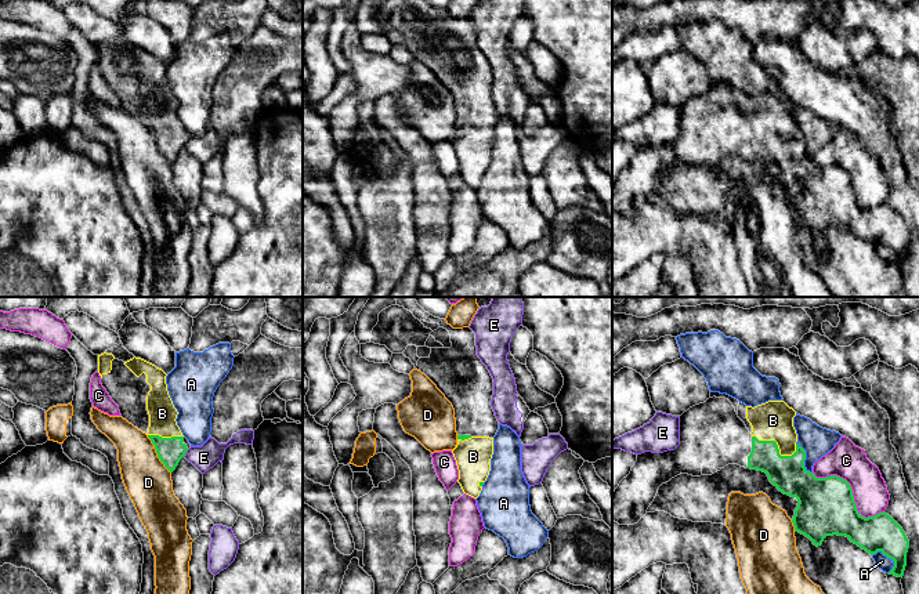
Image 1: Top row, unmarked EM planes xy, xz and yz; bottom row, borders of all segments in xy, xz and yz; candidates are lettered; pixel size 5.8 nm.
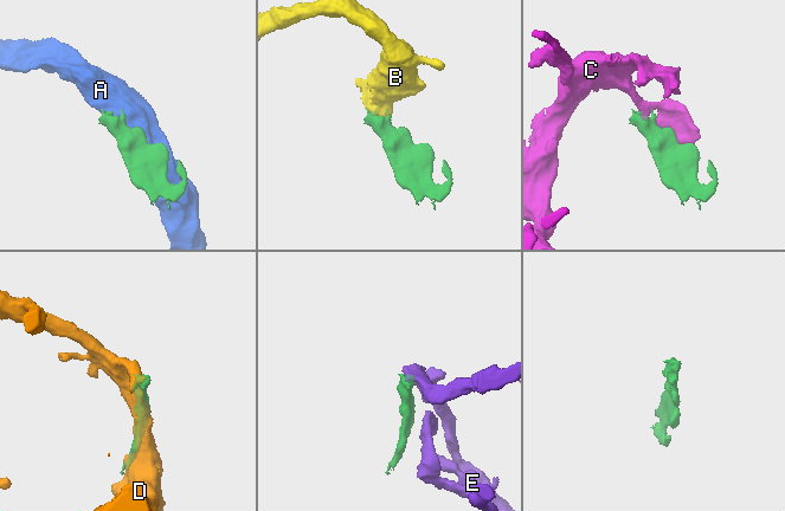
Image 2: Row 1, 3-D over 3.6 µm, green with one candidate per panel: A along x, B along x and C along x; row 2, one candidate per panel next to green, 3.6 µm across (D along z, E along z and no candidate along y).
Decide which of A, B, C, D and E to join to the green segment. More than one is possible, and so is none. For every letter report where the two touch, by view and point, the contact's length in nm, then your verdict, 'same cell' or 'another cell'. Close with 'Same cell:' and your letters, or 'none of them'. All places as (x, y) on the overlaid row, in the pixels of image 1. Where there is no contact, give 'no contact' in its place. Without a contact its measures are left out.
A: contact yz (886, 556); length 150 nm; another cell
B: contact yz (777, 445); length 280 nm; same cell
C: contact yz (851, 492); length 480 nm; another cell
D: contact xy (158, 455); length 260 nm; another cell
E: contact xy (185, 452); length 60 nm; another cell
Same cell: B

